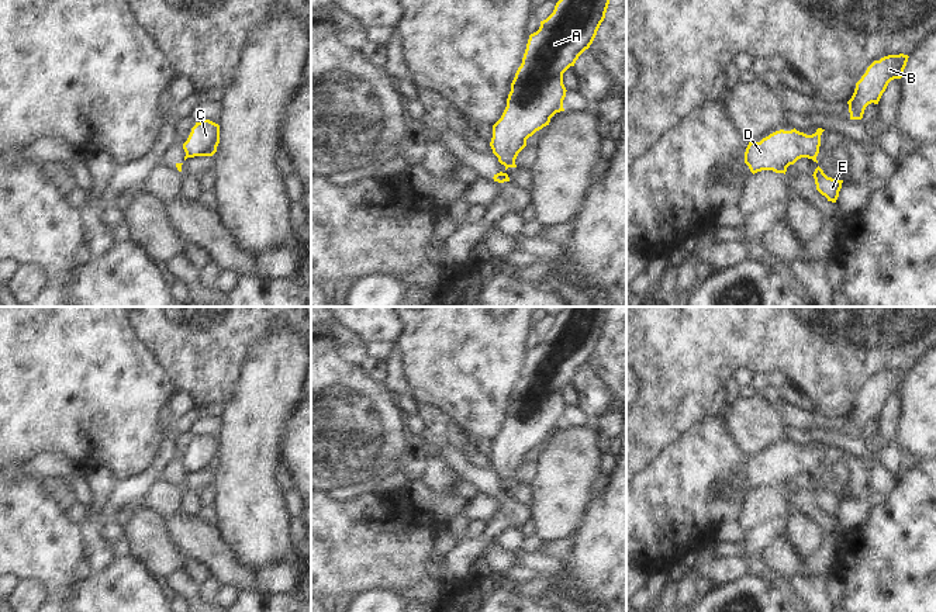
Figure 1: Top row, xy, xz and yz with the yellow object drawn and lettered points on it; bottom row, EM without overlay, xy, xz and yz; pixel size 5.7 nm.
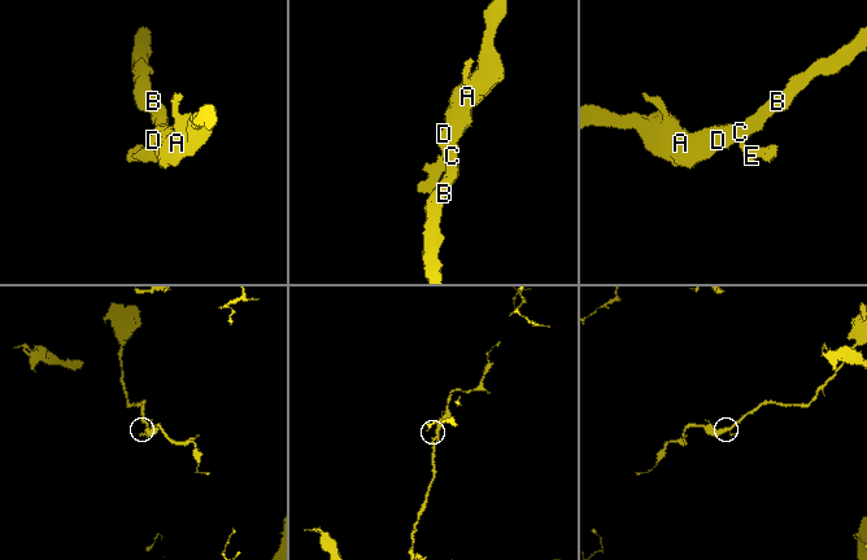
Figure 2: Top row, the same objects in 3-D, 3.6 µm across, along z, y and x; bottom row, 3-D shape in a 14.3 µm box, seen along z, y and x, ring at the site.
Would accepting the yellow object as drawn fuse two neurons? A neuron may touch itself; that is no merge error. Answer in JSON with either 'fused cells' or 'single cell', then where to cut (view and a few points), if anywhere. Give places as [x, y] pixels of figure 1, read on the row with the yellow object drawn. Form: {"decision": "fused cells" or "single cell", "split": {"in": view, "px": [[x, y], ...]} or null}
{"decision": "fused cells", "split": {"in": "xz", "px": [[503, 173], [506, 180]]}}

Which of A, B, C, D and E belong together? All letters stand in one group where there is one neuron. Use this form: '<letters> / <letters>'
A B C D / E

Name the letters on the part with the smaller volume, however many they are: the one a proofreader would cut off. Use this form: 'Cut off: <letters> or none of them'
Cut off: E

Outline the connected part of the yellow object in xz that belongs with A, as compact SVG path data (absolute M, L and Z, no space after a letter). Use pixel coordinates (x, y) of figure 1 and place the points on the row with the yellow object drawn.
M559 0L553 13L540 21L539 30L529 35L522 63L511 83L507 107L493 125L490 146L505 170L517 167L515 159L526 146L526 139L549 125L556 113L564 111L563 100L567 90L563 73L574 66L578 56L593 44L608 4L609 0Z

